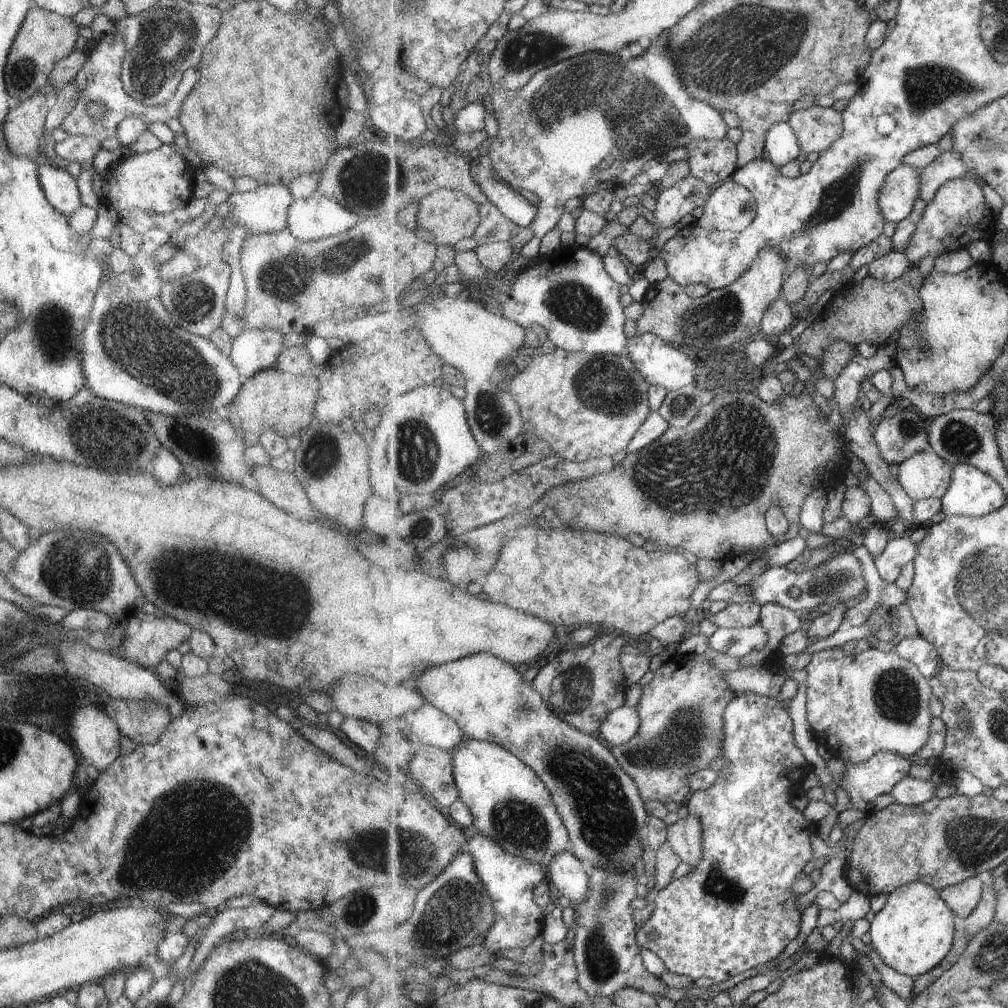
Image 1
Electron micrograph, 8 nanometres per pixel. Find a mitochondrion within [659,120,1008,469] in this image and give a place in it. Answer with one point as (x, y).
(836, 198)

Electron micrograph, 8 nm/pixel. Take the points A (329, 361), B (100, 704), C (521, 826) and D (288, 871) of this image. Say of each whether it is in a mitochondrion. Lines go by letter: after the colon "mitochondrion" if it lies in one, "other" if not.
A: other
B: other
C: mitochondrion
D: other

